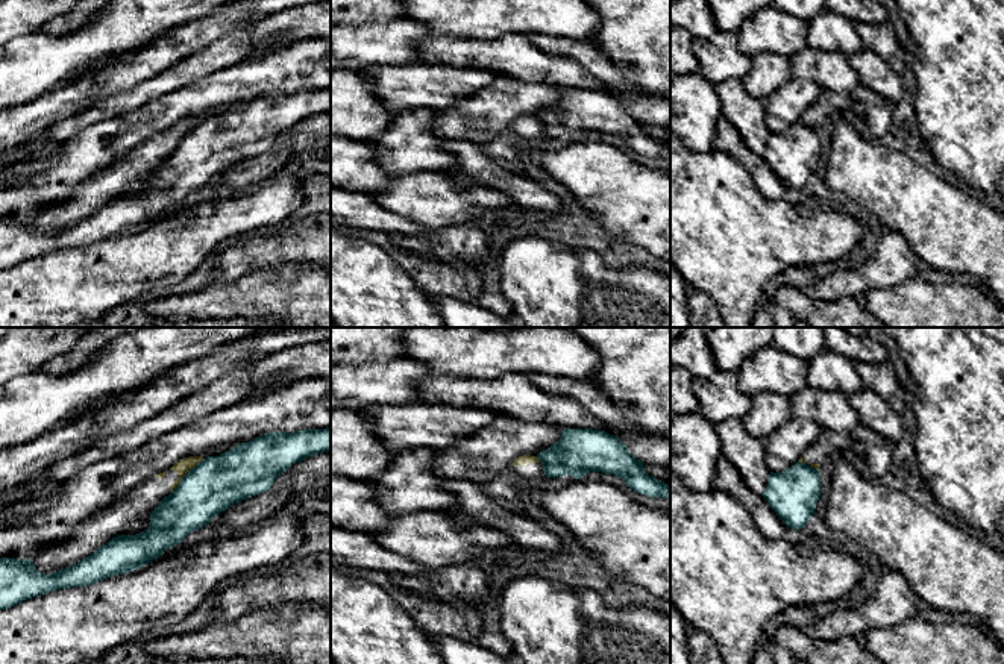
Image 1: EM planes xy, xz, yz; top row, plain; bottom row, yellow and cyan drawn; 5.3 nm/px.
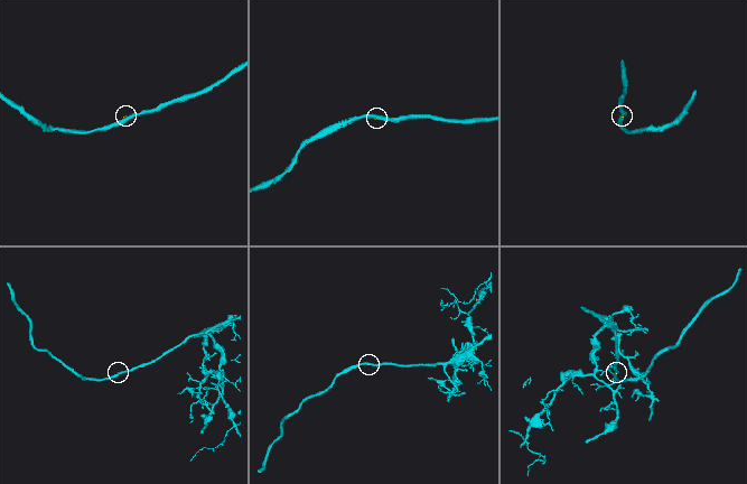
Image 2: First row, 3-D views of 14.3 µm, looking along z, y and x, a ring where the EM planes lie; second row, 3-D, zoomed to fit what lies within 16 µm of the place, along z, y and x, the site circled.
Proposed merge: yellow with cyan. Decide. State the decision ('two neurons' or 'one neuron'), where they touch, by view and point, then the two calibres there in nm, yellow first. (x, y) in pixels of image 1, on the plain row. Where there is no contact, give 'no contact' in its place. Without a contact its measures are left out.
two neurons | xy (185, 134) | 80/280 nm

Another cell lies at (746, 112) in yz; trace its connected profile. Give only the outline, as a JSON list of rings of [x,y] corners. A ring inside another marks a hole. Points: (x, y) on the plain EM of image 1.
[[[729,79],[716,86],[722,117],[725,117],[743,136],[746,146],[757,155],[763,155],[770,129],[766,124],[766,103],[751,96],[743,80]]]

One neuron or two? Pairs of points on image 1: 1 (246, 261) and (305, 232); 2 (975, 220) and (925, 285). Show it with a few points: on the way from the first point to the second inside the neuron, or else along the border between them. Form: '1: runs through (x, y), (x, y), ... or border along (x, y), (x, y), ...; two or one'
1: runs through (261, 252), (290, 244); one
2: border along (924, 267), (971, 276); two

